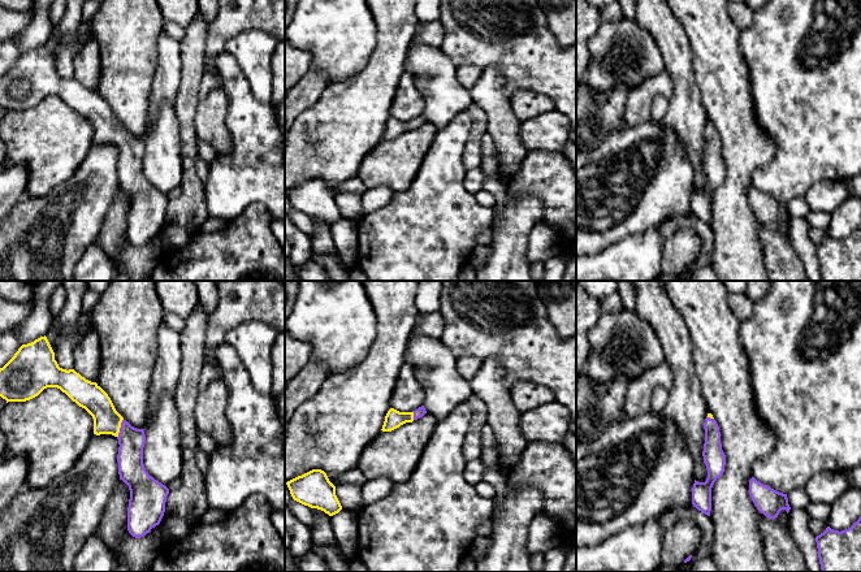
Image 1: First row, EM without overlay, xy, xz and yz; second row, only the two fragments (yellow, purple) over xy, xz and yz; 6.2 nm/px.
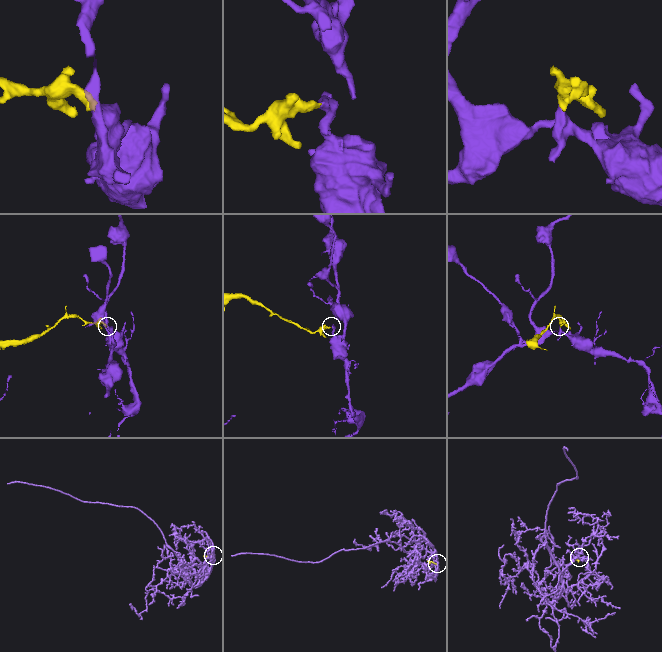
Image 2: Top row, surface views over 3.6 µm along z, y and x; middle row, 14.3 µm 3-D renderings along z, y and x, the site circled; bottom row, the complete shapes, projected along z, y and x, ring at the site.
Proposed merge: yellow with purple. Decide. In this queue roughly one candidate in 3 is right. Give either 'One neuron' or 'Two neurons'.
One neuron

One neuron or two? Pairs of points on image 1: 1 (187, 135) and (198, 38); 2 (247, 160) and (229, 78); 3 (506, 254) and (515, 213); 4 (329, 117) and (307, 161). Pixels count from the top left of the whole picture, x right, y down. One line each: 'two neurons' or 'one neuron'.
1: one neuron
2: one neuron
3: one neuron
4: one neuron

